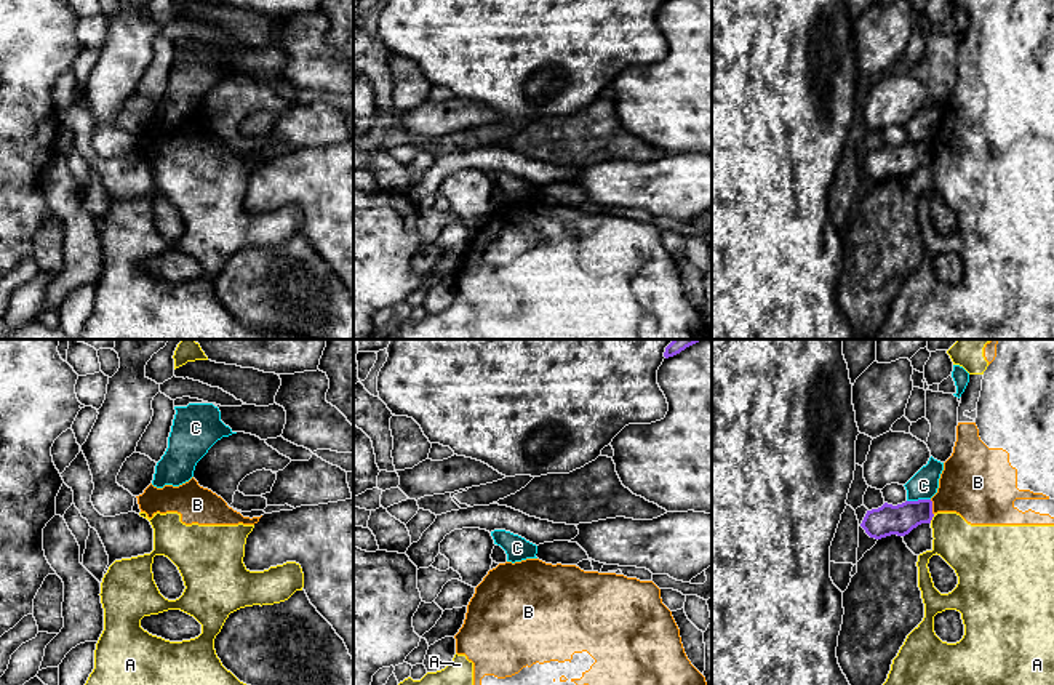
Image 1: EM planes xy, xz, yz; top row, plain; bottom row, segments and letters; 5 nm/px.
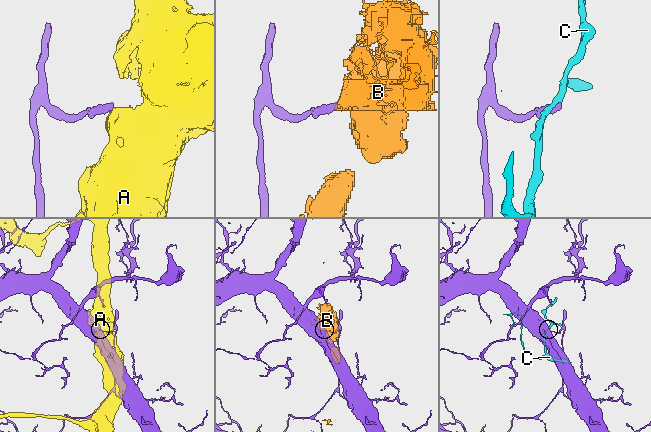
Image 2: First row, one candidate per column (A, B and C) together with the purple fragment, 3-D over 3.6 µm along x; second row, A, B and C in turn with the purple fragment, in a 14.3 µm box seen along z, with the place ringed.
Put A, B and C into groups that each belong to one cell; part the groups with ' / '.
A B / C

